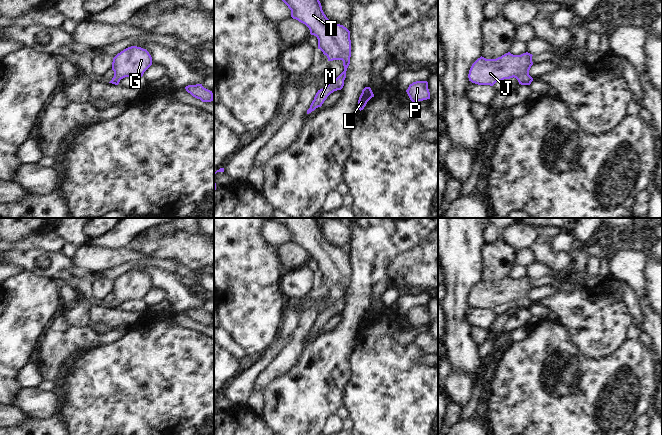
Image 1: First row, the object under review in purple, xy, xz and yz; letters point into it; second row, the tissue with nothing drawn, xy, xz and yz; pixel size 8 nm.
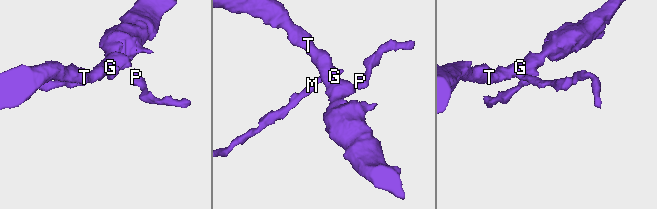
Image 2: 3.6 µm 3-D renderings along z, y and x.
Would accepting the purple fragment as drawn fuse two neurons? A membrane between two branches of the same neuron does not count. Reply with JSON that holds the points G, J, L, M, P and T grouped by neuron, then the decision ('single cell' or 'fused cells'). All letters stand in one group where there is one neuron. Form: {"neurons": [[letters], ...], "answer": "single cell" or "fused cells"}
{"neurons": [["G", "J", "L", "M", "P", "T"]], "answer": "single cell"}

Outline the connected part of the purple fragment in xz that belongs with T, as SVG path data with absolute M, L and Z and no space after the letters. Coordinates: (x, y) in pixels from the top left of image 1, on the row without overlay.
M274 218L291 234L291 241L305 248L310 258L318 263L318 273L327 280L328 285L342 284L344 295L327 310L318 314L307 338L321 331L327 321L344 310L346 295L350 288L350 255L343 249L330 245L322 234L317 218Z

